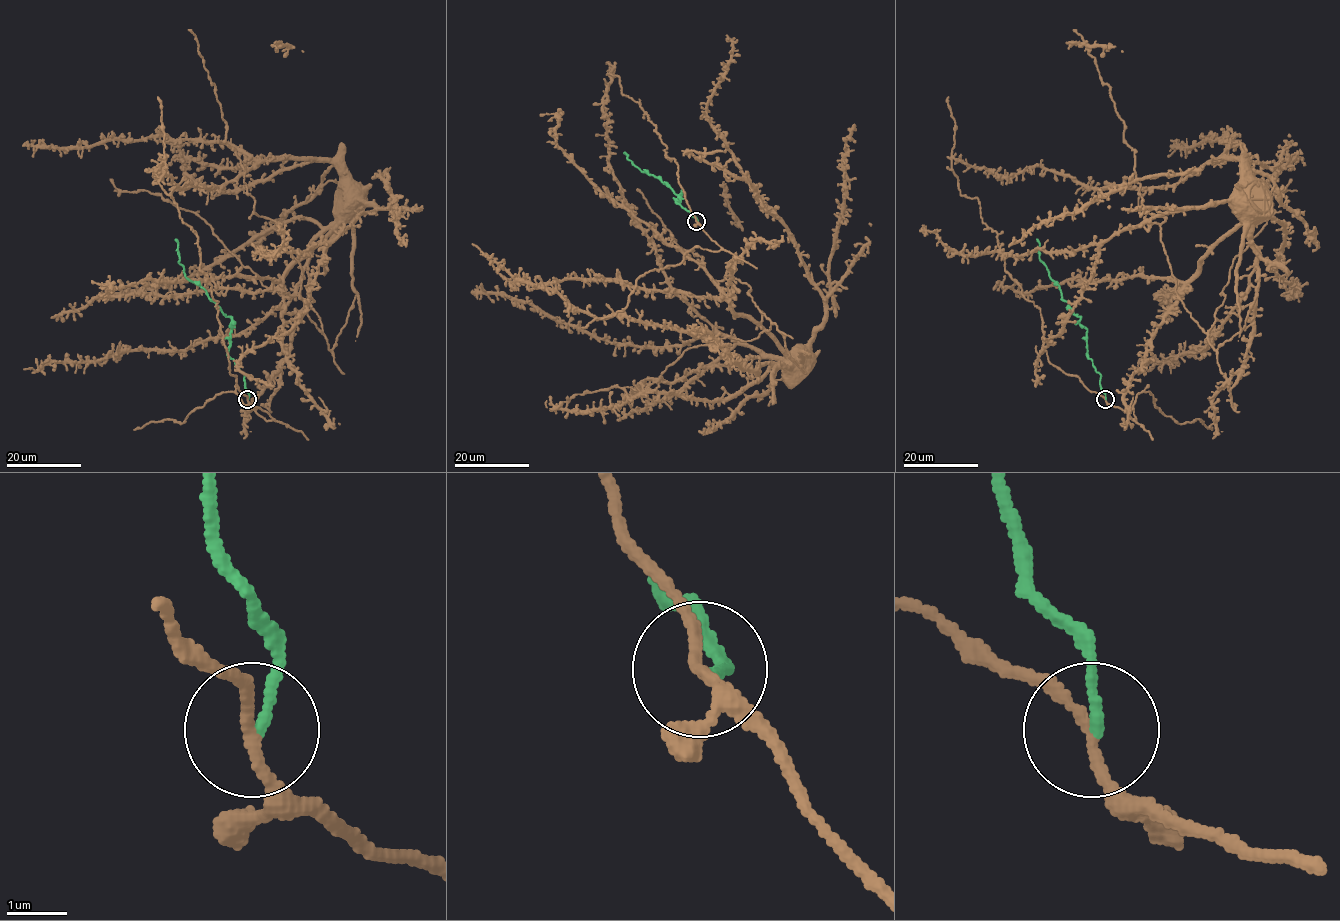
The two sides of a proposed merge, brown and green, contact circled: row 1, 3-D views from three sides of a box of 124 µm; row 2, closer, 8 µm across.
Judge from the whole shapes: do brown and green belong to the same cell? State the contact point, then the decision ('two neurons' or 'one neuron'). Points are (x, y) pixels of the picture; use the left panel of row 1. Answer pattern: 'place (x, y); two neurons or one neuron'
place (247, 399); two neurons

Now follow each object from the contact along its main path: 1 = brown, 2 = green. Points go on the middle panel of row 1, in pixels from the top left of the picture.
1: (696, 221), (676, 162), (607, 74), (613, 67), (603, 99), (608, 162), (665, 282), (719, 331), (802, 367)
2: (696, 221), (676, 202), (680, 202), (680, 195), (658, 178), (641, 171), (624, 152)

